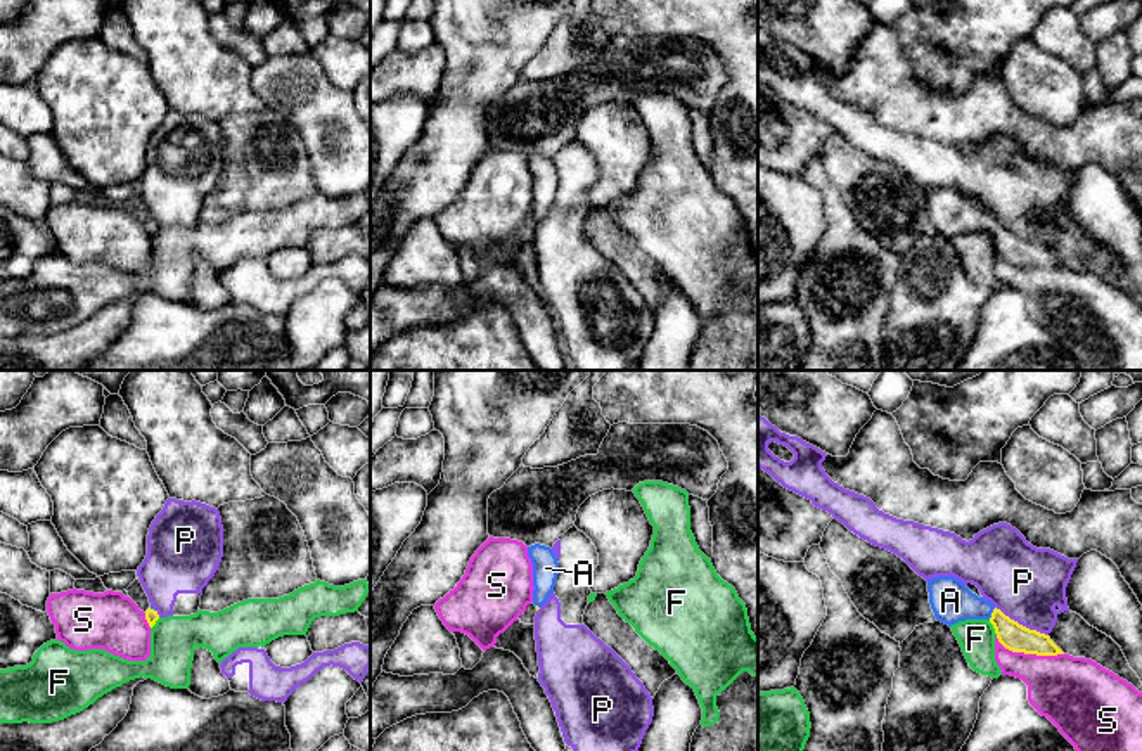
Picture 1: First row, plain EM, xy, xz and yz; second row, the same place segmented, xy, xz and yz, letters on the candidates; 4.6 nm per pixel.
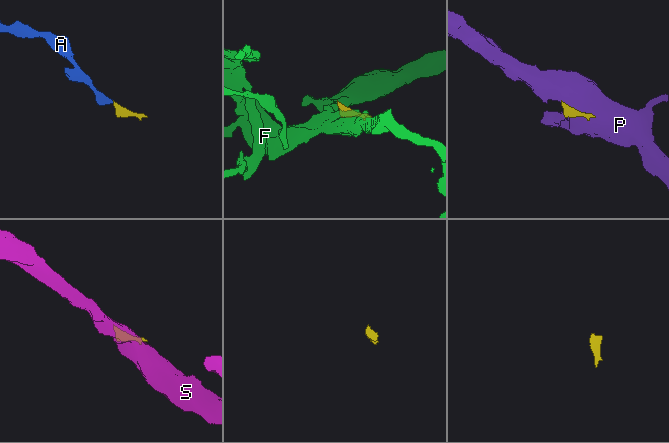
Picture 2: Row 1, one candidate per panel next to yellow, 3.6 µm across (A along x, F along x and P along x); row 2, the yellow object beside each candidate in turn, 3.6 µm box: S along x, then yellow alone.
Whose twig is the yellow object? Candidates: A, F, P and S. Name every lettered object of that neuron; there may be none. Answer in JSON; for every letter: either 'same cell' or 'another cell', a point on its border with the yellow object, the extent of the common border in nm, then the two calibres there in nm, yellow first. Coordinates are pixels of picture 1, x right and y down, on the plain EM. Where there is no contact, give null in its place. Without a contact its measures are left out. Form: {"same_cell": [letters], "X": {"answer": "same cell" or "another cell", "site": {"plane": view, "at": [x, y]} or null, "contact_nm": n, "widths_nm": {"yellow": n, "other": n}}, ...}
{"same_cell": ["A"], "A": {"answer": "same cell", "site": {"plane": "yz", "at": [992, 225]}, "contact_nm": 70, "widths_nm": {"yellow": 130, "other": 190}}, "F": {"answer": "another cell", "site": {"plane": "yz", "at": [994, 239]}, "contact_nm": 80, "widths_nm": {"yellow": 130, "other": 170}}, "P": {"answer": "another cell", "site": {"plane": "yz", "at": [1021, 237]}, "contact_nm": 280, "widths_nm": {"yellow": 130, "other": 340}}, "S": {"answer": "another cell", "site": {"plane": "yz", "at": [1028, 265]}, "contact_nm": 340, "widths_nm": {"yellow": 130, "other": 320}}}

